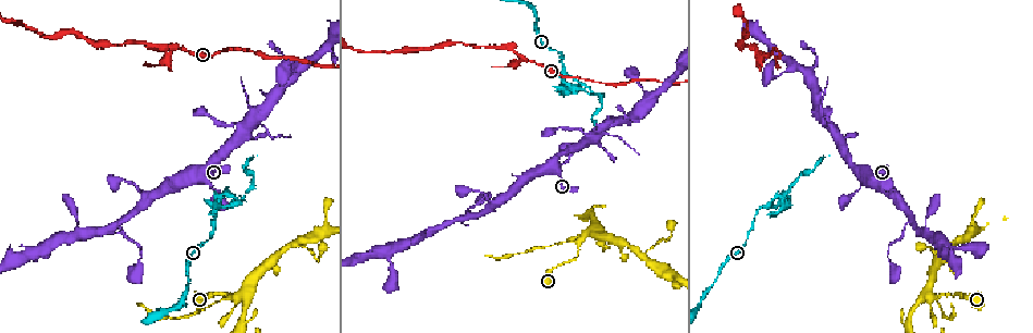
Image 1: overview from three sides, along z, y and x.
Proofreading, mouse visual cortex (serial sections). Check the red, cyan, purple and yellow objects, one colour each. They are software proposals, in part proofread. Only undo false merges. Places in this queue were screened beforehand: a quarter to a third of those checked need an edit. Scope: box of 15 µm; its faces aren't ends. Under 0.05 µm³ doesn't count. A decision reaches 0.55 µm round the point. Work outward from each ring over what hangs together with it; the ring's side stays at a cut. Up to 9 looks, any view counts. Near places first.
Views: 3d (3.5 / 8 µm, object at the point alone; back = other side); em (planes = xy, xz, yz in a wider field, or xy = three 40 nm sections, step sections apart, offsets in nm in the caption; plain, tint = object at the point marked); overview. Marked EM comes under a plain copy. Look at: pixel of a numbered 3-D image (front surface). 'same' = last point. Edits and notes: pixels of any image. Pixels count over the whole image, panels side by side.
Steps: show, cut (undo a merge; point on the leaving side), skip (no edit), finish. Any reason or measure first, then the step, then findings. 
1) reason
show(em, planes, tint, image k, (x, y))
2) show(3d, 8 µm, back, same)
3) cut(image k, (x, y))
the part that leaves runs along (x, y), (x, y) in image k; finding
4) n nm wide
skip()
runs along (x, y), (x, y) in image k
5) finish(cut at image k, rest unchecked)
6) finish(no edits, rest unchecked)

abrupt turn
show(3d, 3.5 µm, image 1, (913, 222))

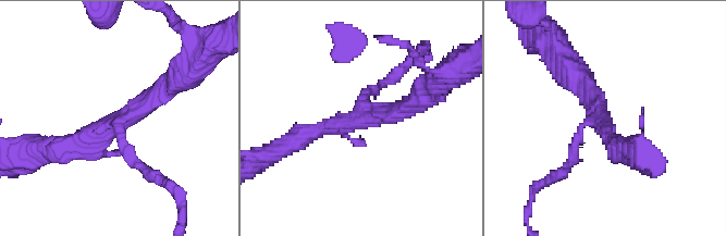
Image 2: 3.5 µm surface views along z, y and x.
3 arms; arms of 150, 250, 300 nm
show(em, xy, step 2, tint, image 2, (123, 119))

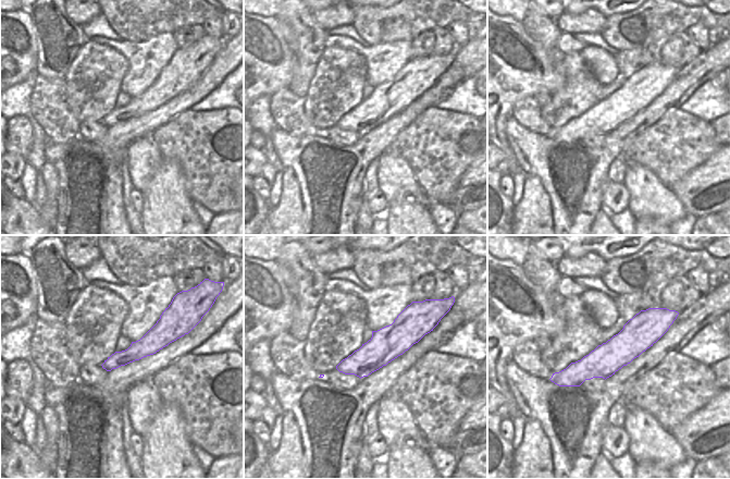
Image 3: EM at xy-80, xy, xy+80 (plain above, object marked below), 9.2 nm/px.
300 nm wide
skip()
runs along (180, 77), (93, 138), (62, 148) in image 2; all the same cell

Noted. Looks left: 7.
small branch off a trunk
show(3d, 3.5 µm, image 1, (221, 298))

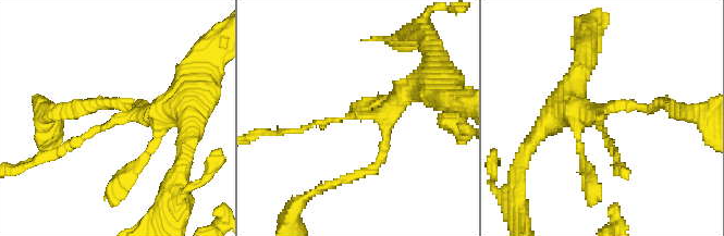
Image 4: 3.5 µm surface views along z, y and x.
3 arms
skip()
runs along (134, 109), (57, 152) in image 4; all the same cell

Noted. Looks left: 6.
two arms in line, one across
show(em, xy, step 5, tint, image 1, (640, 254))

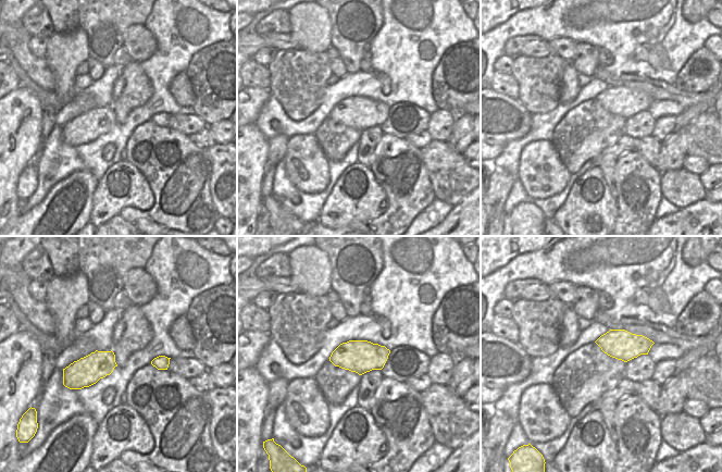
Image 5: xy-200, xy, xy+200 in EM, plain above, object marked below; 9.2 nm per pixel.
wider look
show(3d, 3.5 µm, same)

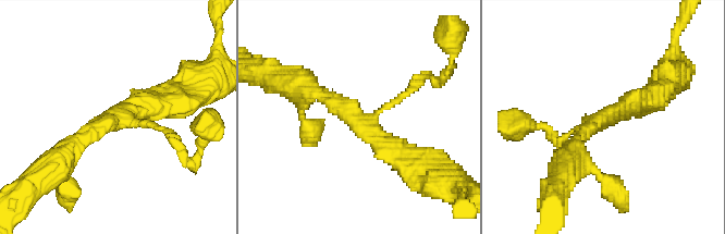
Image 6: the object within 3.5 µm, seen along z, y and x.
3 arms
skip()
runs along (307, 89), (344, 106), (414, 170) in image 6; all the same cell

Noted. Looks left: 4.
three-way junction
show(3d, 3.5 µm, image 1, (563, 72))

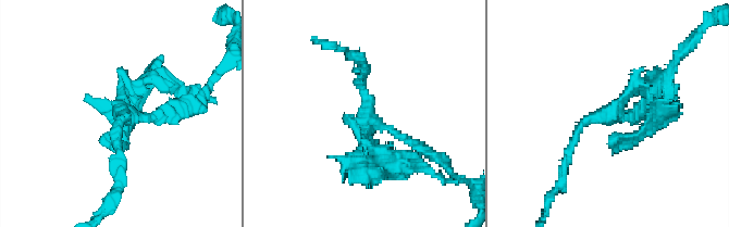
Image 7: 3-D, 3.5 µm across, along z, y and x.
3 arms; arms of 150, 150, 150 nm; now the EM
show(em, xy, step 2, tint, image 7, (606, 118))

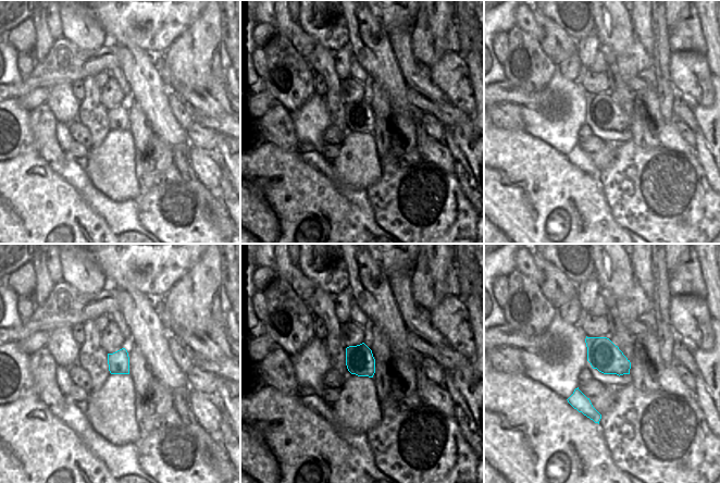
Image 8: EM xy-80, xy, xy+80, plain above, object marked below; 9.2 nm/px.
cut(image 7, (380, 155))
a second cell is stuck on

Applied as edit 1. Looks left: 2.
finish(cut at image 7, rest unchecked)

